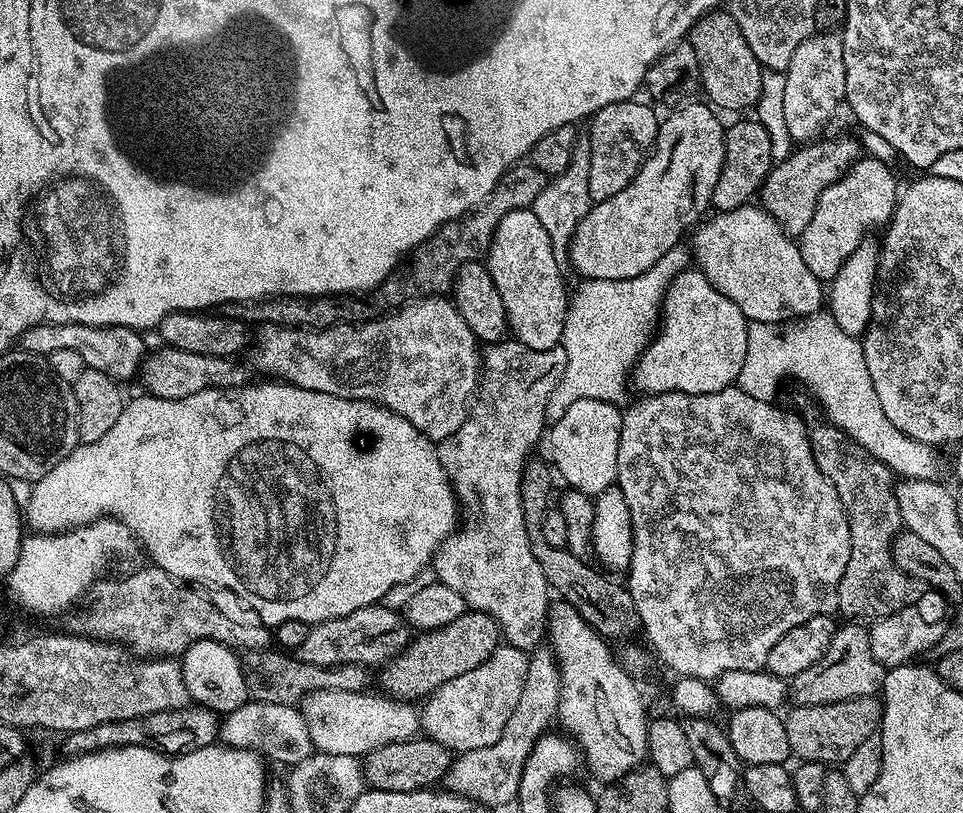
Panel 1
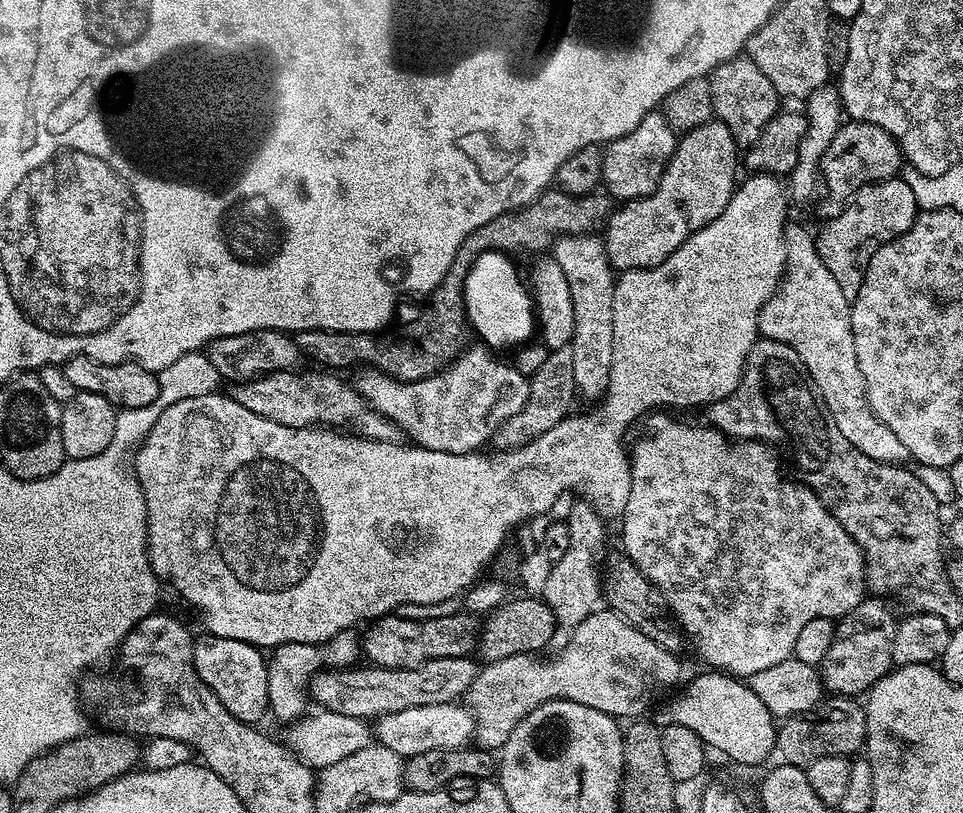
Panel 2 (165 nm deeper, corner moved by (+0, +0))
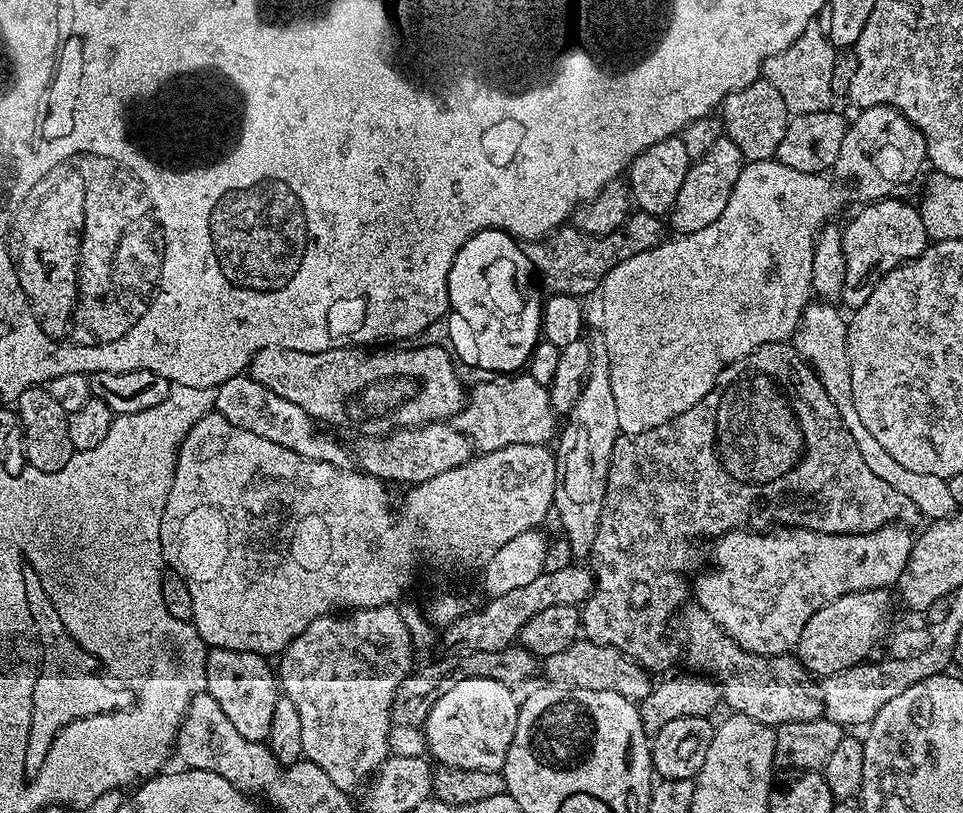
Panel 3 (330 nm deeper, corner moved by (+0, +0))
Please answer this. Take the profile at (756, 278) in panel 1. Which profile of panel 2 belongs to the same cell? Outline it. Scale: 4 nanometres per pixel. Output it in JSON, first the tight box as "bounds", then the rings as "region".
{"bounds":[756,222,909,465],"region":[[[792,222],[786,228],[786,243],[788,267],[784,279],[780,282],[780,287],[765,302],[759,316],[756,317],[759,335],[766,340],[782,342],[786,346],[790,346],[790,350],[794,350],[794,354],[798,354],[798,358],[806,366],[810,378],[818,386],[818,390],[830,410],[830,418],[834,418],[839,432],[846,437],[846,442],[850,442],[850,446],[862,450],[862,454],[866,454],[866,458],[874,458],[883,464],[903,465],[909,459],[906,446],[902,446],[902,441],[895,436],[894,430],[890,430],[876,417],[874,410],[870,410],[870,402],[864,396],[866,382],[862,378],[862,370],[858,370],[858,354],[854,354],[854,330],[850,326],[852,306],[846,298],[846,294],[842,294],[842,286],[838,286],[838,282],[830,274],[830,270],[826,270],[826,262],[822,262],[816,249],[816,236],[808,233],[802,225]]]}

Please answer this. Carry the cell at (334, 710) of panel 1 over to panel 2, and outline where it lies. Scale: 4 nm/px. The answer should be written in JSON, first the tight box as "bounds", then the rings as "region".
{"bounds":[374,702,476,758],"region":[[[460,702],[410,706],[410,710],[398,710],[394,714],[379,717],[374,724],[374,732],[379,743],[385,744],[402,758],[426,754],[426,750],[463,748],[473,739],[475,730],[476,719],[472,716],[472,709]]]}

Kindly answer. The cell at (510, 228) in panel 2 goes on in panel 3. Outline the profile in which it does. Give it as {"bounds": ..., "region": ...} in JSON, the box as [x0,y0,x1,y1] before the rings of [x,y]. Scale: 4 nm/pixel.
{"bounds":[523,210,666,298],"region":[[[636,210],[609,236],[587,236],[575,226],[564,226],[547,237],[548,245],[544,245],[544,242],[528,242],[523,245],[523,250],[531,265],[544,271],[544,284],[552,288],[548,290],[584,298],[587,292],[597,291],[597,282],[603,280],[617,262],[626,262],[626,258],[642,254],[642,250],[663,244],[666,233],[662,223],[661,217],[652,212]]]}

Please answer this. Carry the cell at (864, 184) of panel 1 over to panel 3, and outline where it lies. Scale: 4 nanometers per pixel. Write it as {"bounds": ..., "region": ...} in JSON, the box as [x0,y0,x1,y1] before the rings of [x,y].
{"bounds":[840,198,930,309],"region":[[[881,198],[865,203],[864,209],[848,225],[843,225],[842,254],[846,258],[846,278],[840,297],[845,309],[861,308],[886,273],[922,255],[930,243],[926,226],[922,226],[919,207],[896,199]]]}

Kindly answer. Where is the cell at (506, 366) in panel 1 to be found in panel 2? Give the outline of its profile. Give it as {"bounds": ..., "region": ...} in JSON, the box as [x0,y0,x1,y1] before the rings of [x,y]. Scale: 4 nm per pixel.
{"bounds":[495,347,576,450],"region":[[[571,347],[549,351],[546,362],[542,362],[540,369],[530,378],[528,405],[518,414],[507,417],[496,429],[495,447],[500,450],[511,450],[537,440],[539,436],[546,434],[546,430],[550,430],[559,420],[569,415],[571,408],[568,407],[572,404],[572,396],[576,395]]]}

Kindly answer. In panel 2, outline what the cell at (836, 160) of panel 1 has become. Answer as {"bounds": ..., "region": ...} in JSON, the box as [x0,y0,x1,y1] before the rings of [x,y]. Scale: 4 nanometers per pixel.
{"bounds":[819,119,901,218],"region":[[[853,119],[841,123],[840,132],[830,142],[822,161],[822,180],[826,191],[823,193],[824,201],[823,196],[819,201],[821,214],[824,218],[837,216],[845,204],[856,195],[858,188],[878,180],[891,180],[901,168],[900,143],[886,130],[882,130],[882,126]]]}

